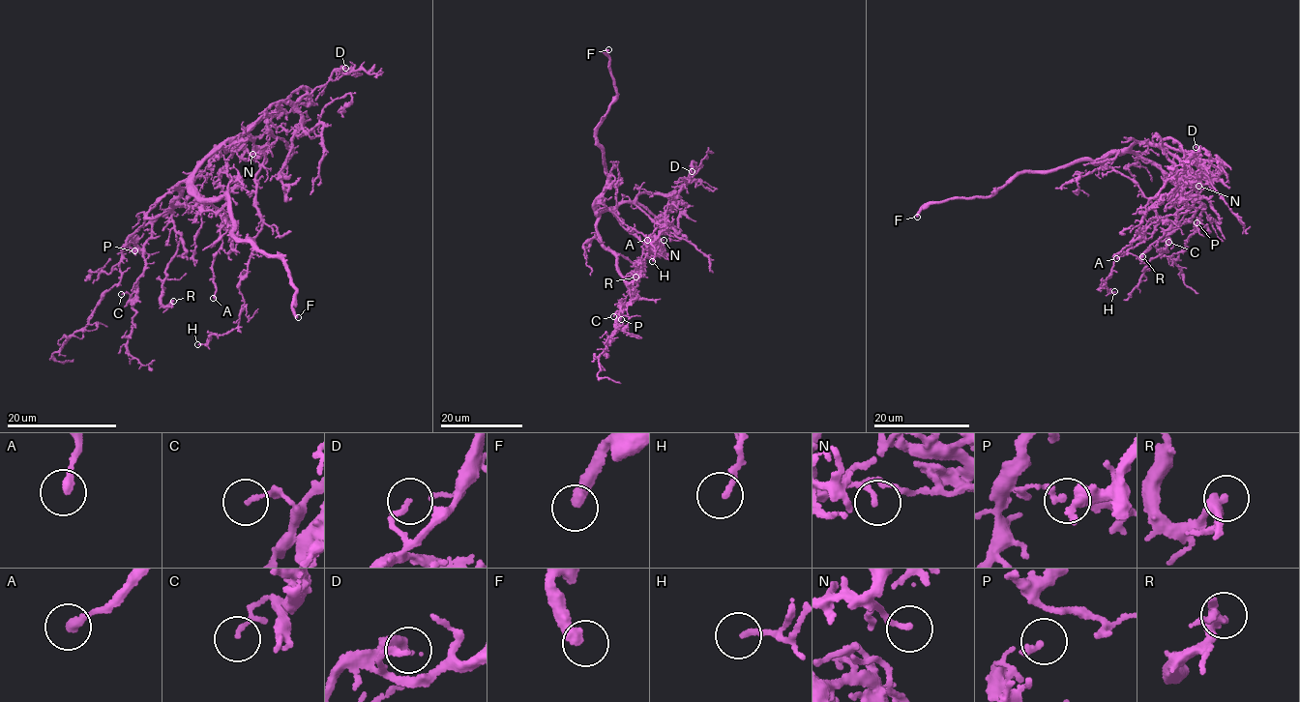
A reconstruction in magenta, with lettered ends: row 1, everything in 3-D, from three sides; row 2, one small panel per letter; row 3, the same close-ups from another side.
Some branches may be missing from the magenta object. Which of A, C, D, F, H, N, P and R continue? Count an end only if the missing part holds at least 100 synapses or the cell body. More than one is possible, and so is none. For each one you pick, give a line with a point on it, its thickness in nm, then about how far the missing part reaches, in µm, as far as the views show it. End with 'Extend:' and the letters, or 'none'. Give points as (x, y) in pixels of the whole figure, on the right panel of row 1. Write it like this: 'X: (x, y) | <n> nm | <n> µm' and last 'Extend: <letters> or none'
F: (917, 217) | 380 nm | 120 µm
Extend: F

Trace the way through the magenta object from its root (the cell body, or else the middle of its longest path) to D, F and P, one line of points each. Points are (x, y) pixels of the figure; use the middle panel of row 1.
D: (600, 216), (618, 203), (633, 201), (640, 193), (674, 191), (677, 187), (686, 184), (692, 171)
F: (600, 216), (598, 197), (607, 178), (596, 127), (616, 97), (609, 56), (605, 52), (608, 49)
P: (600, 216), (596, 225), (600, 242), (614, 255), (621, 277), (632, 294), (615, 322), (621, 319)

